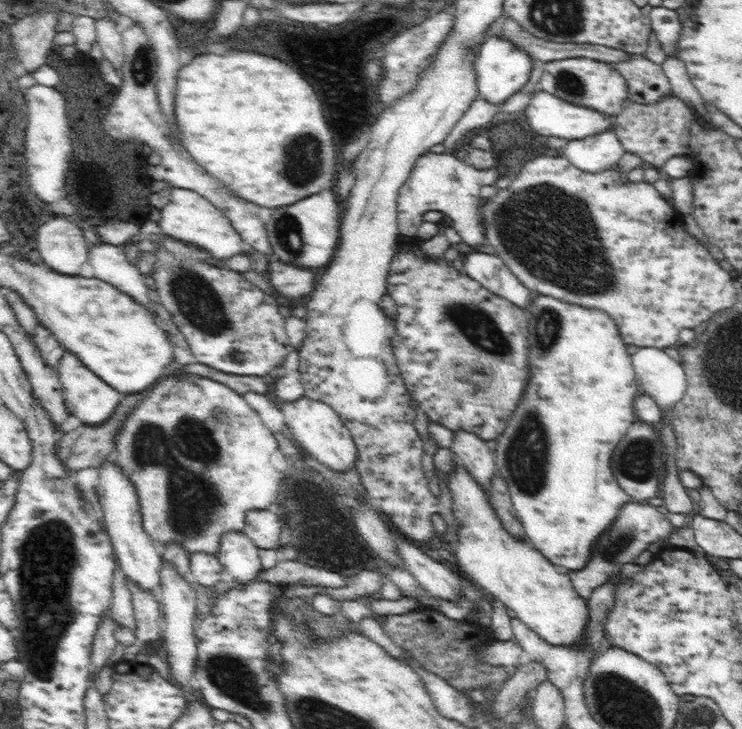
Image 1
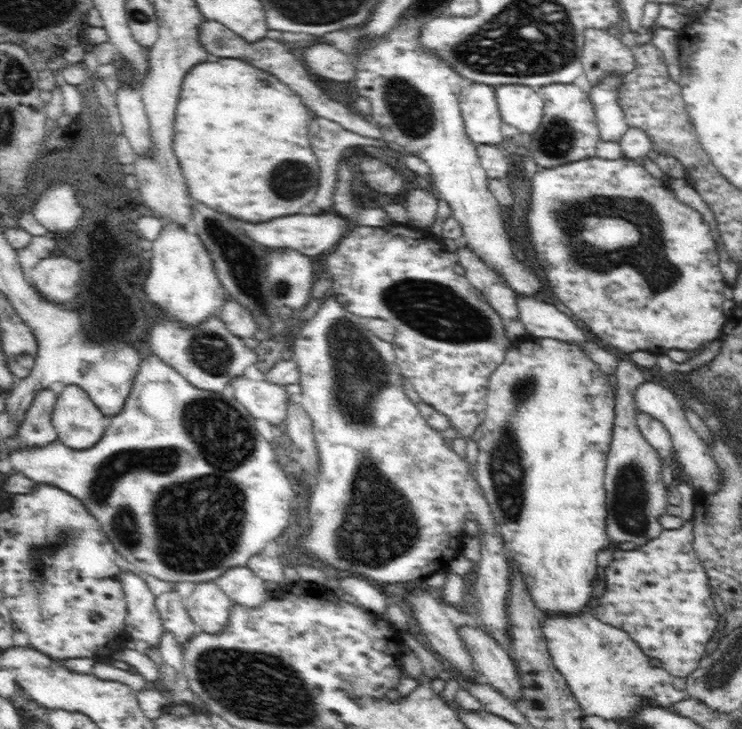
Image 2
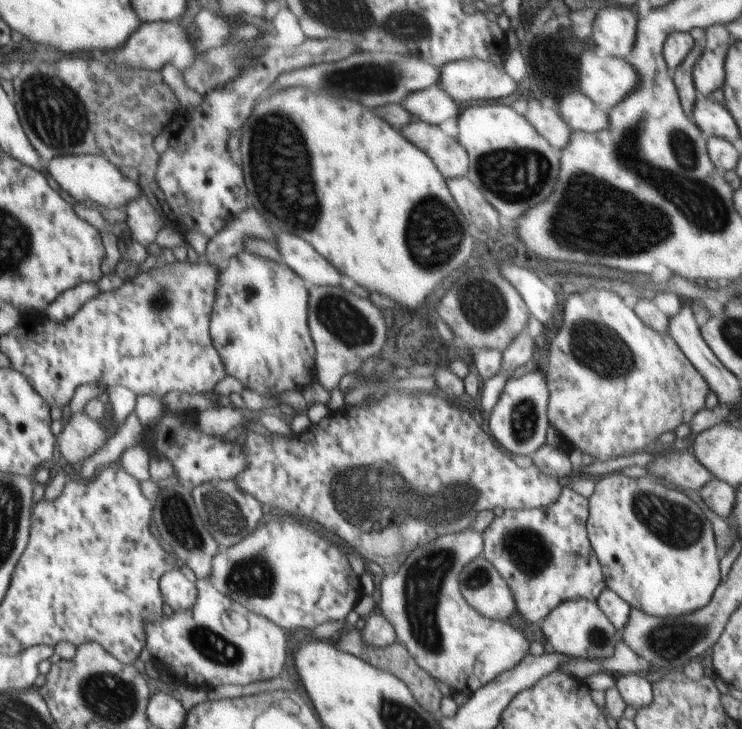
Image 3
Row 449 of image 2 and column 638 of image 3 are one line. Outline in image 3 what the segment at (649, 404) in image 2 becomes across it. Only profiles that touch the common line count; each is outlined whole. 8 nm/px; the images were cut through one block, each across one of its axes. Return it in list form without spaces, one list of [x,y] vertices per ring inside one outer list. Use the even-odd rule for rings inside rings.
[[[628,673],[619,675],[615,679],[615,685],[626,702],[626,706],[631,706],[639,711],[646,708],[653,699],[652,684],[646,680],[645,674]]]

